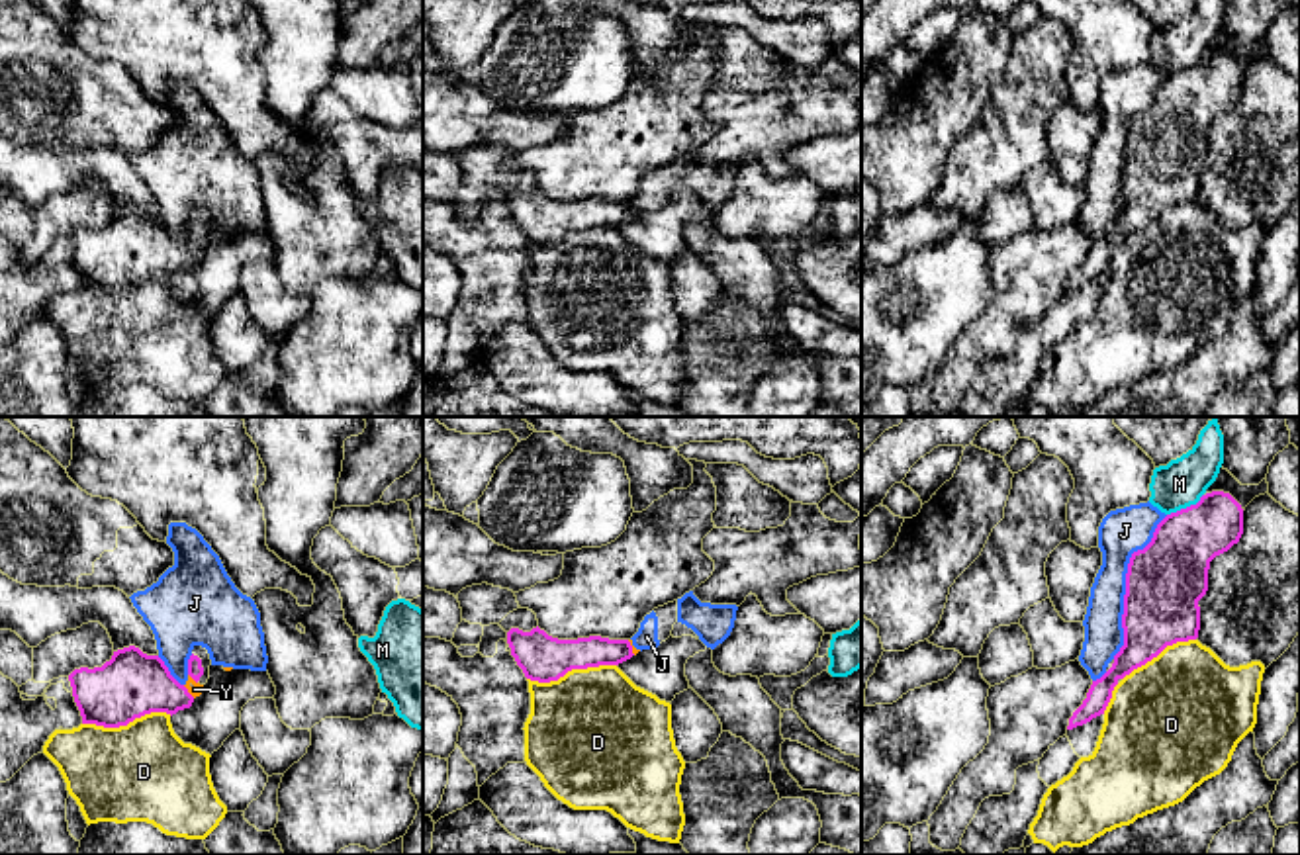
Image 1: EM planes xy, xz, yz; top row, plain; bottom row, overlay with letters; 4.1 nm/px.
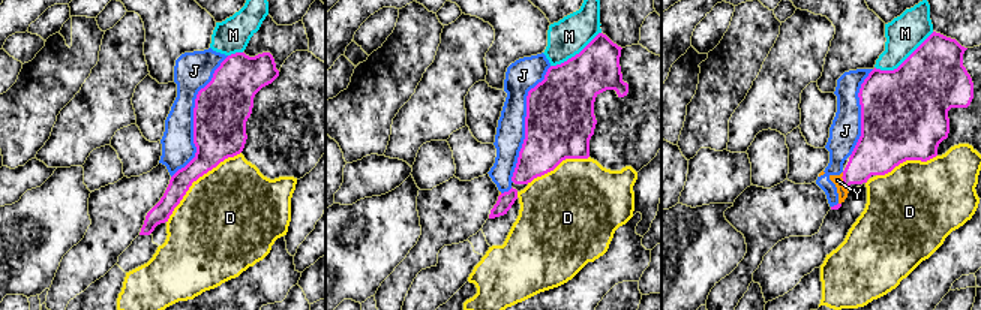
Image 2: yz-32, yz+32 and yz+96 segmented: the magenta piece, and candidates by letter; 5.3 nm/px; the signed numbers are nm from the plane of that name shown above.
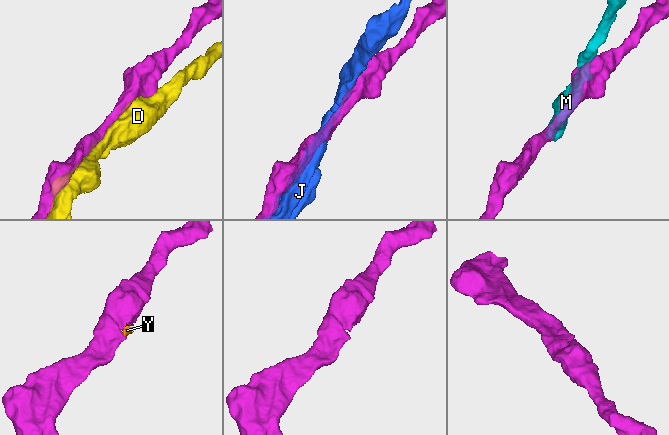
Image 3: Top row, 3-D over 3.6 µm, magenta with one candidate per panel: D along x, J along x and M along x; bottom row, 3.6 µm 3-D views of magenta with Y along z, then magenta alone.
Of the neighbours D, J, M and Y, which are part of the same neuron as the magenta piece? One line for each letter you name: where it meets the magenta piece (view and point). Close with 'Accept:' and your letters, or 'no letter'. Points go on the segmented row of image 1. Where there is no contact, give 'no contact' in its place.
Accept: no letter

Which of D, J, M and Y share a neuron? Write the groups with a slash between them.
D / J Y / M

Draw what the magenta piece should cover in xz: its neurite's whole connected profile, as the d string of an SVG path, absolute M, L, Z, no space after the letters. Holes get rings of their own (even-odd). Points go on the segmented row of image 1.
M538 626L531 632L511 628L507 644L525 677L538 683L558 681L572 669L619 665L634 655L628 640L601 636L558 640Z

